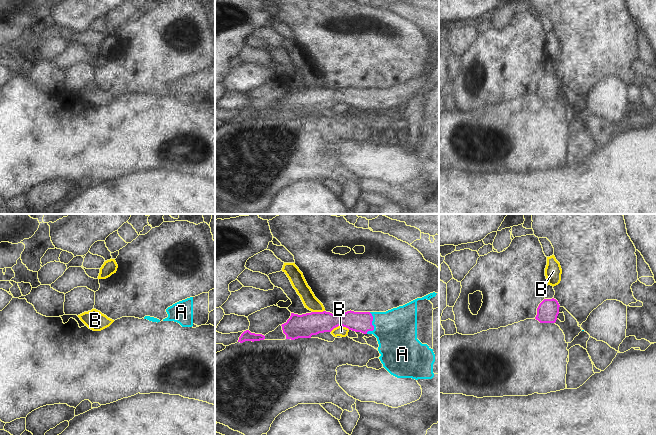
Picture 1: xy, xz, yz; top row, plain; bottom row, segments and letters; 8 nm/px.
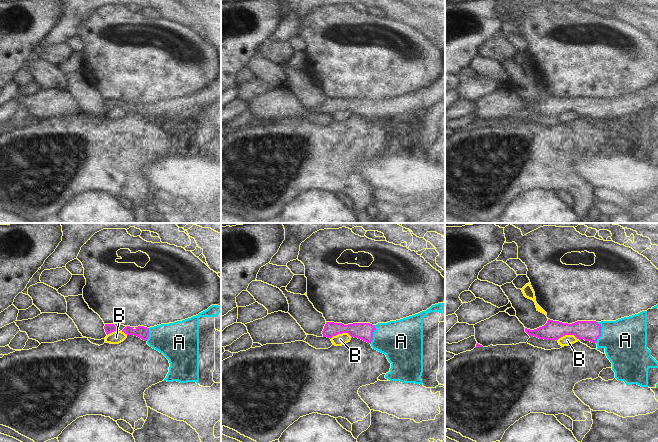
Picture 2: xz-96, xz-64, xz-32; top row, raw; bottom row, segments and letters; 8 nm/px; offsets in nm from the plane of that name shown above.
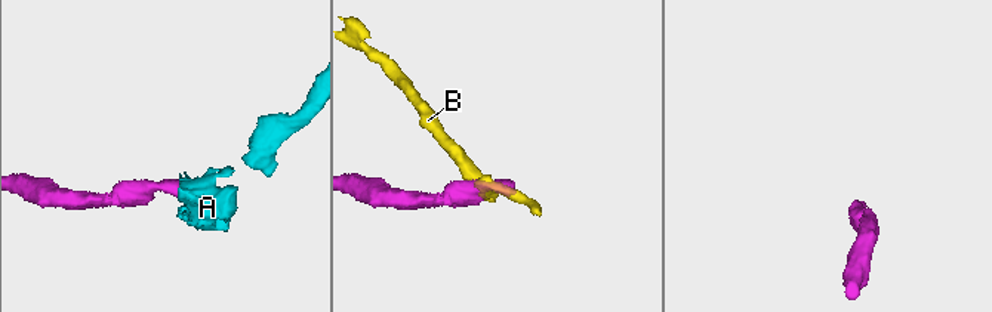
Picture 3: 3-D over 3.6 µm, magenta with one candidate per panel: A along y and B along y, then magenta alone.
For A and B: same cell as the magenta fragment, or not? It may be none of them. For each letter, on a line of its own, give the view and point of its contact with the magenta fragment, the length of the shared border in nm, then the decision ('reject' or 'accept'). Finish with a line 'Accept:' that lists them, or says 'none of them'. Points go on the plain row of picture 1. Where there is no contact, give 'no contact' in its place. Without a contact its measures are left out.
A: xz (371, 100) | 180 nm | accept
B: xz (339, 101) | 160 nm | reject
Accept: A

